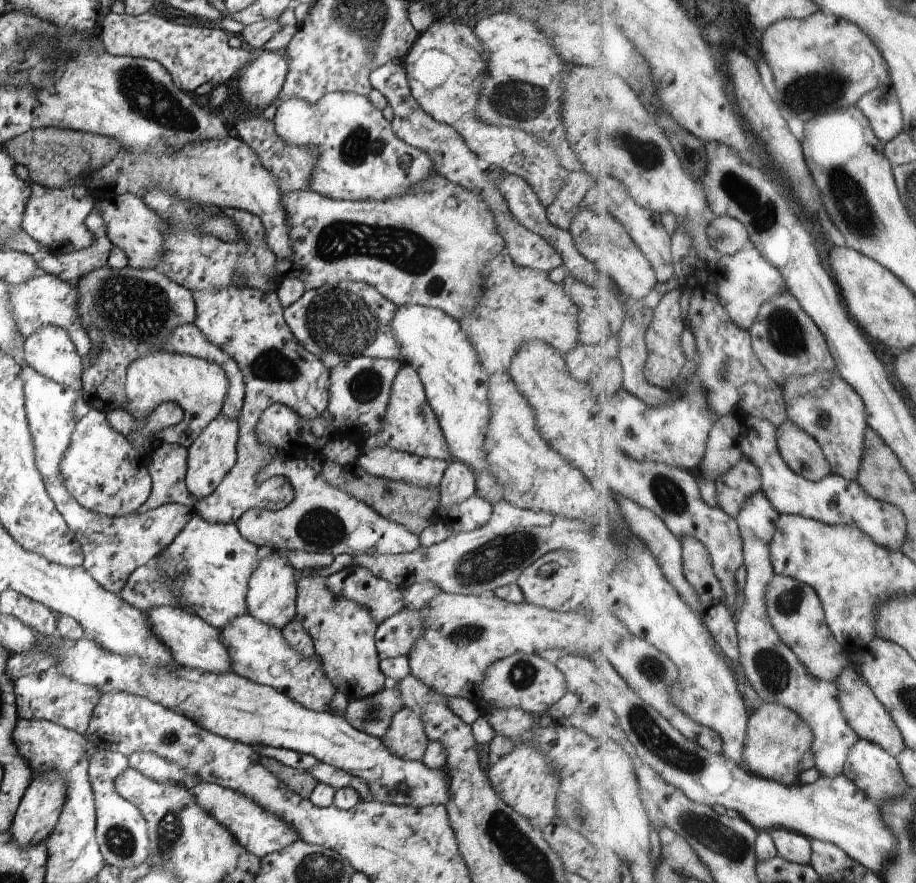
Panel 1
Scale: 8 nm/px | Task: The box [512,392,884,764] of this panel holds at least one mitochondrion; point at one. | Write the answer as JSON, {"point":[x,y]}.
{"point":[772,668]}

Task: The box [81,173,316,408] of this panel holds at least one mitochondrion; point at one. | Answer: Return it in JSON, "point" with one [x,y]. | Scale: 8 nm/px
{"point":[133,311]}

